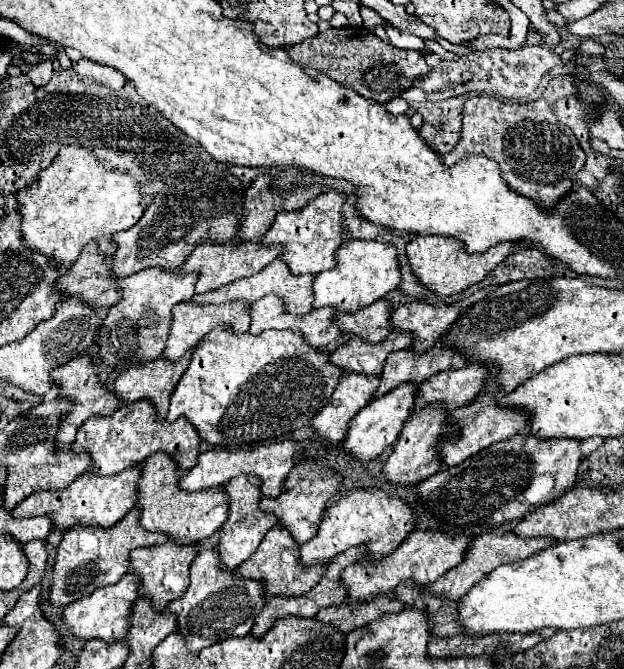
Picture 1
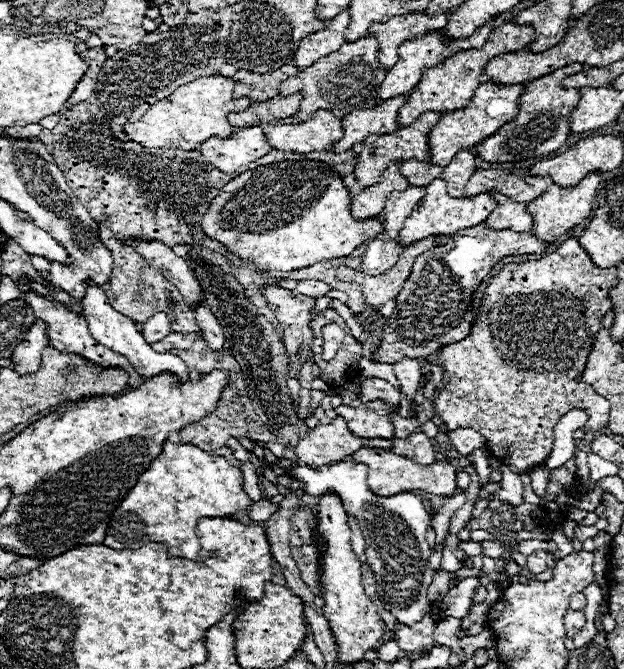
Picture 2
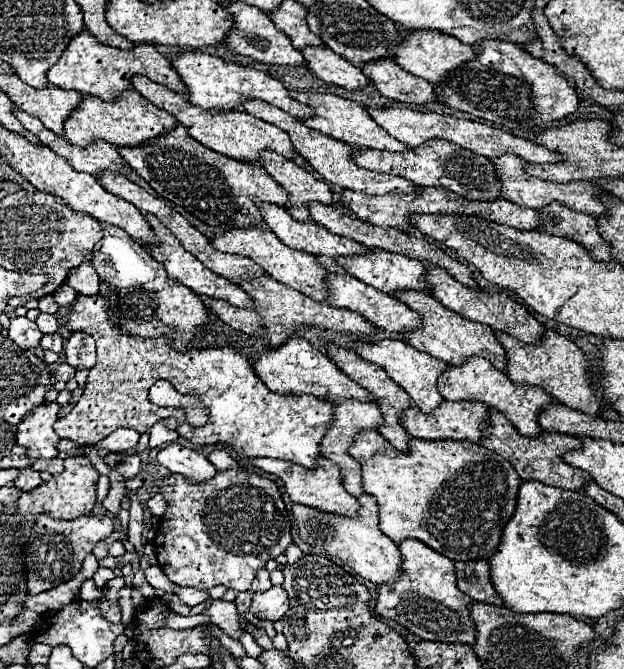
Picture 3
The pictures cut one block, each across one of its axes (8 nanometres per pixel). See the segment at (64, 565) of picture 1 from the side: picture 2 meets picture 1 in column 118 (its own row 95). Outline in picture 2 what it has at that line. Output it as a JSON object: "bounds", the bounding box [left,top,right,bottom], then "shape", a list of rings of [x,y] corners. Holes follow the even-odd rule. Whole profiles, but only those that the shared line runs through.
{"bounds":[470,64,584,162],"shape":[[[572,64],[564,66],[564,70],[554,70],[546,78],[536,78],[536,82],[530,82],[524,94],[520,96],[518,116],[512,122],[506,122],[496,134],[492,134],[492,138],[486,138],[484,142],[480,142],[480,146],[470,148],[472,154],[476,154],[486,162],[520,162],[552,154],[558,148],[562,148],[566,138],[570,136],[568,128],[570,112],[576,108],[580,100],[580,90],[562,88],[562,80],[572,74],[578,74],[580,70],[584,70],[582,64]]]}

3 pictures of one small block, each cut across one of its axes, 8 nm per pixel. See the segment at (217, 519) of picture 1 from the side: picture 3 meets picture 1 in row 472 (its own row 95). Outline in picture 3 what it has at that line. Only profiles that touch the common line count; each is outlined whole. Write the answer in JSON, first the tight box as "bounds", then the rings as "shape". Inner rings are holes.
{"bounds":[132,76,292,162],"shape":[[[134,76],[132,78],[132,88],[144,96],[148,102],[152,102],[154,106],[170,112],[184,128],[186,132],[198,140],[200,144],[208,146],[210,150],[242,160],[242,162],[258,162],[258,154],[260,150],[276,150],[284,156],[288,156],[288,160],[292,160],[292,142],[288,138],[288,134],[284,134],[284,130],[278,130],[276,126],[272,126],[270,122],[264,122],[248,112],[238,112],[238,110],[204,110],[200,106],[194,106],[192,102],[188,102],[184,96],[168,90],[166,86],[160,86],[156,82],[150,82],[144,76]]]}

